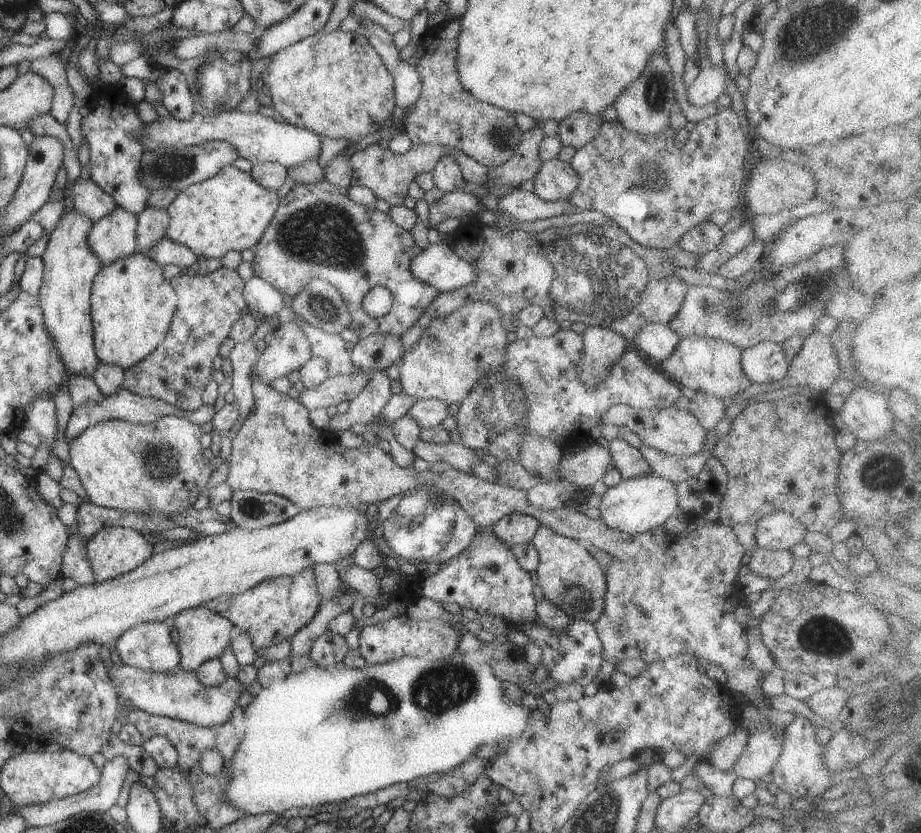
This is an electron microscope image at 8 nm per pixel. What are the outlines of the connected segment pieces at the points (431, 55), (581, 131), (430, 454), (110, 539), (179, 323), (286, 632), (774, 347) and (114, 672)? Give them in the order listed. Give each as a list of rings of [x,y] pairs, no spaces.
[[[462,17],[448,20],[442,25],[430,26],[423,32],[416,44],[414,56],[418,60],[415,69],[421,78],[421,93],[406,114],[403,122],[404,131],[410,137],[411,146],[428,144],[446,146],[460,150],[460,152],[475,158],[482,166],[493,169],[514,156],[516,147],[522,140],[523,132],[516,124],[515,114],[486,104],[486,102],[480,102],[468,90],[462,88],[462,84],[458,80],[458,68],[456,68],[456,46],[458,46],[460,28],[462,28]]]
[[[571,112],[558,125],[558,138],[564,147],[579,149],[589,140],[592,140],[600,126],[602,126],[601,114],[588,114],[588,112]]]
[[[419,439],[412,452],[430,464],[444,462],[452,469],[465,473],[472,472],[472,468],[481,462],[476,451],[462,443],[430,444]]]
[[[106,527],[87,541],[87,555],[96,583],[126,574],[152,556],[153,545],[137,530],[128,527]]]
[[[220,267],[209,274],[194,276],[182,273],[182,275],[174,277],[170,282],[178,297],[170,330],[168,330],[166,338],[158,344],[158,348],[154,352],[151,352],[144,360],[138,361],[125,370],[122,386],[132,394],[152,397],[166,402],[166,404],[170,404],[174,408],[180,408],[180,410],[186,410],[186,412],[194,412],[204,404],[202,402],[202,393],[212,380],[212,362],[218,356],[220,346],[229,337],[234,323],[239,318],[250,313],[250,308],[248,308],[243,295],[245,282],[240,278],[237,269],[232,270],[231,268]]]
[[[313,567],[306,568],[294,576],[266,579],[254,585],[246,592],[236,596],[217,596],[203,605],[230,620],[237,628],[237,633],[246,632],[252,638],[255,649],[278,644],[291,639],[304,628],[318,612],[323,598],[320,596]]]
[[[766,341],[742,350],[741,365],[752,383],[766,383],[784,379],[789,364],[781,345]]]
[[[109,665],[110,683],[123,696],[130,707],[162,717],[180,719],[201,727],[224,724],[232,710],[236,708],[238,698],[245,690],[245,685],[236,677],[227,677],[216,686],[204,686],[195,672],[184,670],[180,666],[168,672],[152,672],[130,665]]]

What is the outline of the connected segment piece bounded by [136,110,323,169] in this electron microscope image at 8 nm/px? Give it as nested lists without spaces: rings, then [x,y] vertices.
[[[236,110],[219,112],[214,115],[194,113],[190,119],[178,120],[174,117],[152,120],[147,124],[145,132],[136,132],[136,138],[142,142],[145,150],[154,150],[158,146],[174,146],[184,148],[190,145],[202,145],[208,141],[226,141],[236,150],[238,156],[250,160],[251,164],[258,162],[278,162],[287,169],[296,168],[306,160],[314,160],[322,152],[322,137],[311,130],[298,128],[285,122],[276,122],[272,117],[261,113],[250,114]]]

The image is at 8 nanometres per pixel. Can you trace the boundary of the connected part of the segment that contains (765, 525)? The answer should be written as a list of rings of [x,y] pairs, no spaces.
[[[782,511],[764,515],[755,525],[756,546],[768,550],[790,551],[807,533],[803,524]]]

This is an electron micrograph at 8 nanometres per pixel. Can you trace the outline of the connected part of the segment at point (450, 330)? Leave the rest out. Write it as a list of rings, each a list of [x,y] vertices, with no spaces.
[[[476,301],[474,304],[466,304],[466,306],[456,308],[450,314],[438,316],[438,320],[434,320],[422,332],[418,343],[398,361],[399,380],[403,392],[406,392],[408,396],[414,396],[416,401],[438,399],[448,405],[462,402],[484,374],[488,377],[488,372],[498,370],[506,362],[509,341],[507,339],[508,332],[502,324],[502,315],[502,312],[494,304]]]

